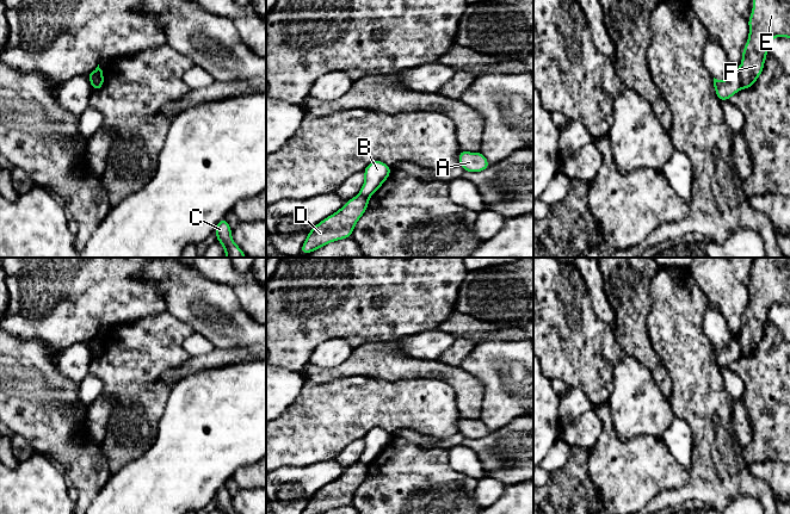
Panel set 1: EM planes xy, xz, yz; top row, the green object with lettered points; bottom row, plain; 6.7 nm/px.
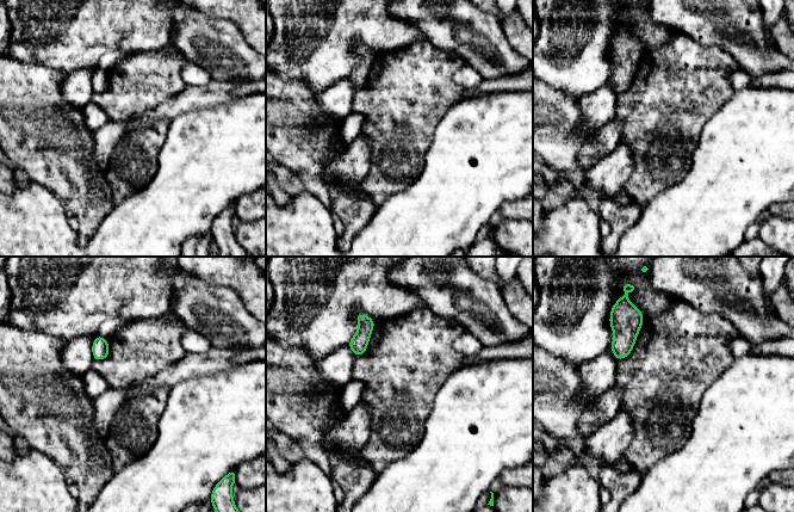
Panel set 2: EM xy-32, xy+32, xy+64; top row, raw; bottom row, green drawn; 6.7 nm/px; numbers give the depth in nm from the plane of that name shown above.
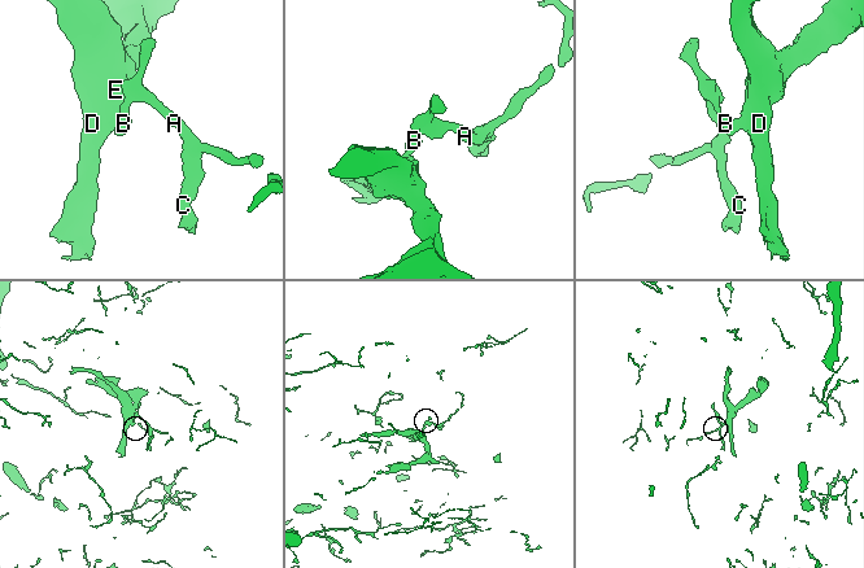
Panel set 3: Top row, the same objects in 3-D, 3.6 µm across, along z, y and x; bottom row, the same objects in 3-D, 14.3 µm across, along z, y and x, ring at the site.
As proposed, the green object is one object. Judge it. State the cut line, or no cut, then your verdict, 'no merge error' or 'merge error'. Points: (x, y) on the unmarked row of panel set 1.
yz (736, 338), (742, 354) | merge error

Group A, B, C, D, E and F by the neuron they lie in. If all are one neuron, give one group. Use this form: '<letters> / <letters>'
A B C / D E F

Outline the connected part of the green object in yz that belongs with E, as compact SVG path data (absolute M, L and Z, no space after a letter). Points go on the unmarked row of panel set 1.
M753 258L752 268L751 298L737 336L742 355L751 355L763 340L770 308L790 305L790 258Z

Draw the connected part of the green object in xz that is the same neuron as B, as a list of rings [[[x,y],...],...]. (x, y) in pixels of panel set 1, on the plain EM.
[[[375,427],[370,429],[363,438],[365,447],[359,462],[370,465],[387,447],[391,438],[391,434],[382,428]]]

